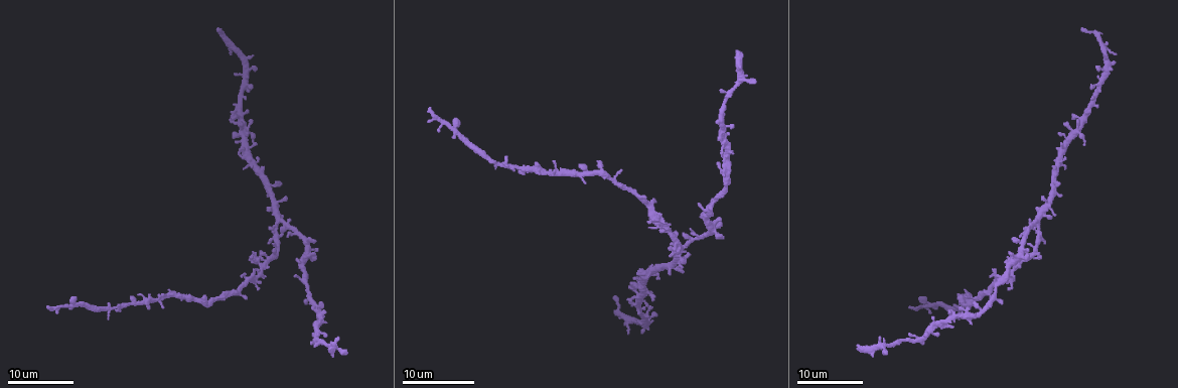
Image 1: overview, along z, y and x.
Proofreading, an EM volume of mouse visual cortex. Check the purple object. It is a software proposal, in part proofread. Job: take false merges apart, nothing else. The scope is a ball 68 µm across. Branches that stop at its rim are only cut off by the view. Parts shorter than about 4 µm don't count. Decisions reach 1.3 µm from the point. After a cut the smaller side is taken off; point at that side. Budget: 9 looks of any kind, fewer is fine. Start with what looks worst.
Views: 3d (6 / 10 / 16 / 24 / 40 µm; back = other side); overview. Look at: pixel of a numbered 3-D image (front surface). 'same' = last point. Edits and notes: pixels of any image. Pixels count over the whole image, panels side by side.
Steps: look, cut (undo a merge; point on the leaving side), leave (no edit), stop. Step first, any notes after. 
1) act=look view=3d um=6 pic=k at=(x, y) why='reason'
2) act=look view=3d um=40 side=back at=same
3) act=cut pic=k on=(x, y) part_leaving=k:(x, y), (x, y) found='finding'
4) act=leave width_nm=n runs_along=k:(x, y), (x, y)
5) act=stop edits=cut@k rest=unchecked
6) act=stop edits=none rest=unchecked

act=look view=3d um=24 pic=1 at=(976, 315) why='thick turns thin'

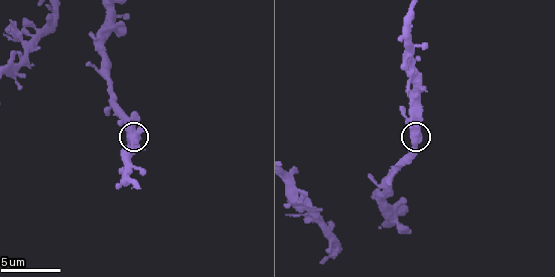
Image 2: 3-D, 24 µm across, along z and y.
act=look view=3d um=6 pic=2 at=(413, 135) why='closer look'

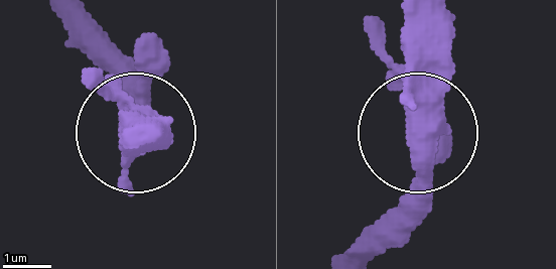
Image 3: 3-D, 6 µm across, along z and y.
act=look view=3d um=6 side=back pic=3 at=(423, 127)

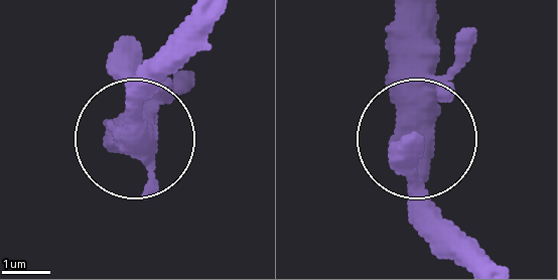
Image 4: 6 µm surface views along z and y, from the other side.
act=leave width_nm=570 found='one neuron here'

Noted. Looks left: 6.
act=look view=3d um=24 pic=1 at=(281, 218) why='arms part here'

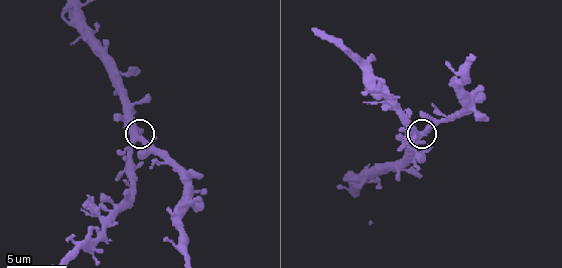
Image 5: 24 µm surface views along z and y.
act=look view=3d um=10 pic=5 at=(139, 136)

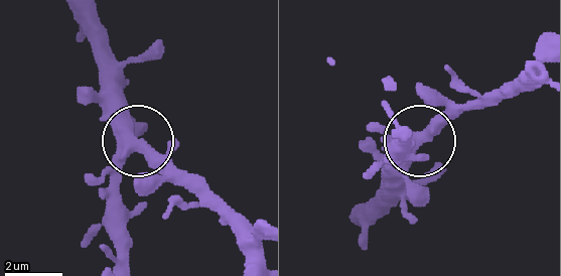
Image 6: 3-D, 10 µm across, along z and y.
act=leave width_nm=400 found='continuous, no second neuron'

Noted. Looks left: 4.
act=look view=3d um=10 pic=5 at=(416, 133)

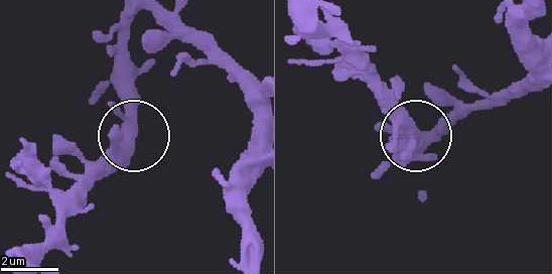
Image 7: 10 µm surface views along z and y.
act=look view=3d um=6 pic=7 at=(131, 137)

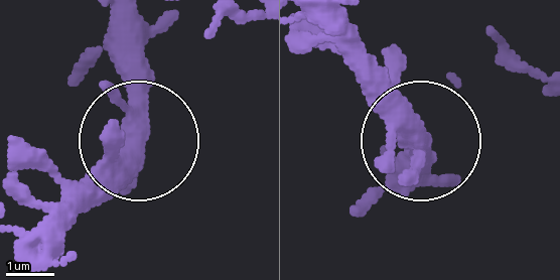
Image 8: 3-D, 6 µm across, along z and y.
act=leave width_nm=340 found='all the same neuron'

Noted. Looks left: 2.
act=stop edits=none rest=unchecked

